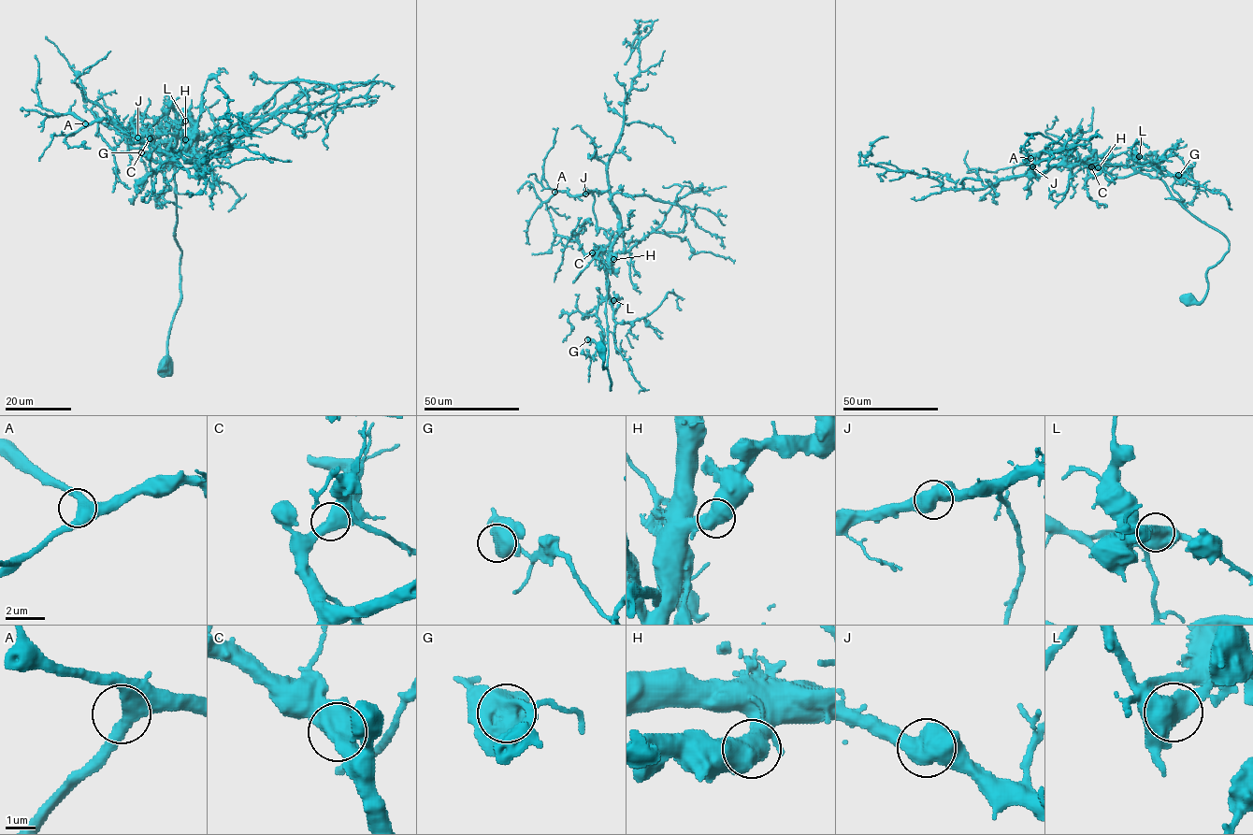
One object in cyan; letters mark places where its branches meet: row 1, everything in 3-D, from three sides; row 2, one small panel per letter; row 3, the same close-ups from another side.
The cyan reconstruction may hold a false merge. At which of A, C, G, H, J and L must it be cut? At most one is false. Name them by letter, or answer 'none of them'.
none of them

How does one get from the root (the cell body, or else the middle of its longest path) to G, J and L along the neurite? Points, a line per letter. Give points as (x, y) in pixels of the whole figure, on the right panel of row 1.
G: (1188, 299), (1202, 299), (1207, 271), (1229, 240), (1139, 170), (1186, 180), (1178, 175)
J: (1188, 299), (1202, 299), (1207, 271), (1229, 240), (1159, 179), (1126, 165), (1057, 165), (1029, 176), (1032, 166)
L: (1188, 299), (1202, 299), (1207, 271), (1229, 250), (1229, 240), (1192, 215), (1159, 179), (1138, 171), (1139, 156)

